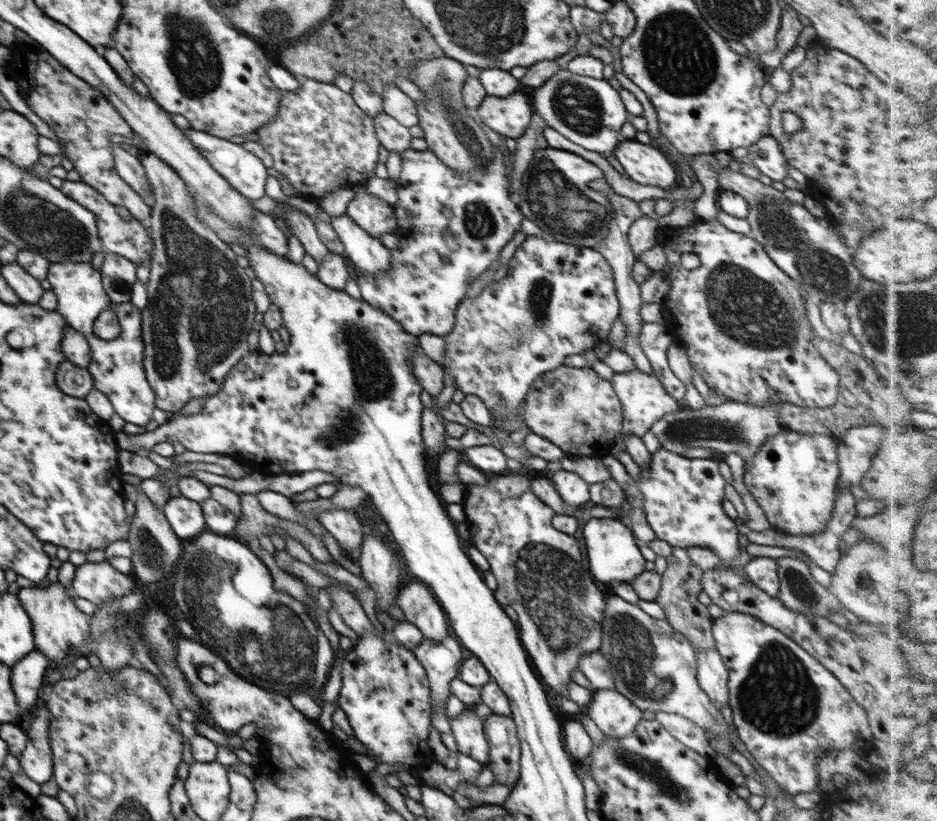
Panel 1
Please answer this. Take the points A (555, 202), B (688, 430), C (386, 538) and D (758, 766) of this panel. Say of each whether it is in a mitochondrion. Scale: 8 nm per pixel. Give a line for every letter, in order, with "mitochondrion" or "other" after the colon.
A: mitochondrion
B: mitochondrion
C: other
D: other

